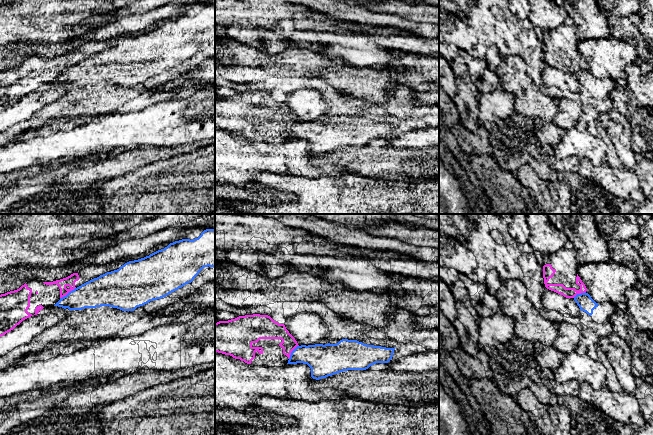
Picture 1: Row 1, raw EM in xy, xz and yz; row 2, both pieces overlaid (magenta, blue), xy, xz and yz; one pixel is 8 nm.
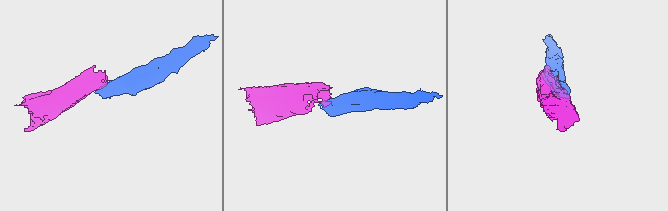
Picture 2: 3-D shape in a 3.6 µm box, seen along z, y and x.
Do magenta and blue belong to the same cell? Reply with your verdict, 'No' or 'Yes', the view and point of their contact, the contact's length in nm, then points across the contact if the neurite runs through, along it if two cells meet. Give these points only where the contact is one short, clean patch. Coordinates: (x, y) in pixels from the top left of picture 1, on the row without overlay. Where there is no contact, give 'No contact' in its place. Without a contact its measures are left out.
No. Touches magenta at xy (67, 69). Shared border 160 nm. Boundary: xy (75, 63), (60, 74)

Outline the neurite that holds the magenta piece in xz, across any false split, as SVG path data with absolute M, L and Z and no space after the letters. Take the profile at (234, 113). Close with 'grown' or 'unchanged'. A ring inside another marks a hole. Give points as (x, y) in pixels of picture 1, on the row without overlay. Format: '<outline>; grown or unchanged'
M245 91L215 99L215 128L254 142L283 143L297 122L285 101L268 91Z; grown

